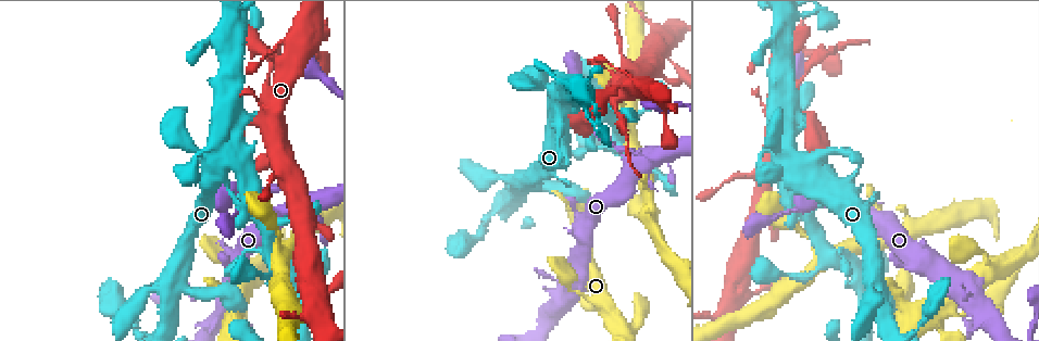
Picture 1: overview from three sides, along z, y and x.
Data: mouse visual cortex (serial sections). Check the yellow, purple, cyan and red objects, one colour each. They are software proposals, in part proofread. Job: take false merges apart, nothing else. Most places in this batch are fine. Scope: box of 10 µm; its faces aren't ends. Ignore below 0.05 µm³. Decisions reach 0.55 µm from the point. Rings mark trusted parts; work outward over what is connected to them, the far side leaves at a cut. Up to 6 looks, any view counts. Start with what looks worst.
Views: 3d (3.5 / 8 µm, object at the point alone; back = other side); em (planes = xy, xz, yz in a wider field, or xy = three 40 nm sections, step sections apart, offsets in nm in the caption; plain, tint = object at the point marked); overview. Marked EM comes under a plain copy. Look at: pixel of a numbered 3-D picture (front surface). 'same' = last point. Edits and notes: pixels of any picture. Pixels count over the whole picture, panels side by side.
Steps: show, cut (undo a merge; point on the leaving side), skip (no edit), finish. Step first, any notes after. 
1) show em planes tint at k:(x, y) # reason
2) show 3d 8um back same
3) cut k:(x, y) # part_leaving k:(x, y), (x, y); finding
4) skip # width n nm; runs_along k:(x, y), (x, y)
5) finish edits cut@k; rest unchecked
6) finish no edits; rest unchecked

show 3d 3.5um back at 1:(622, 154) # sudden change in width

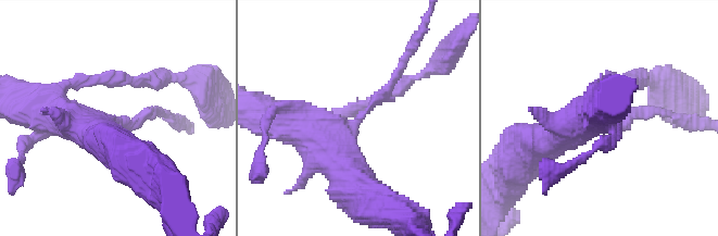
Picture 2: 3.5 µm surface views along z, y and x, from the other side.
show em xy step 3 tint at 2:(355, 122) # arm_widths 150, 500 nm

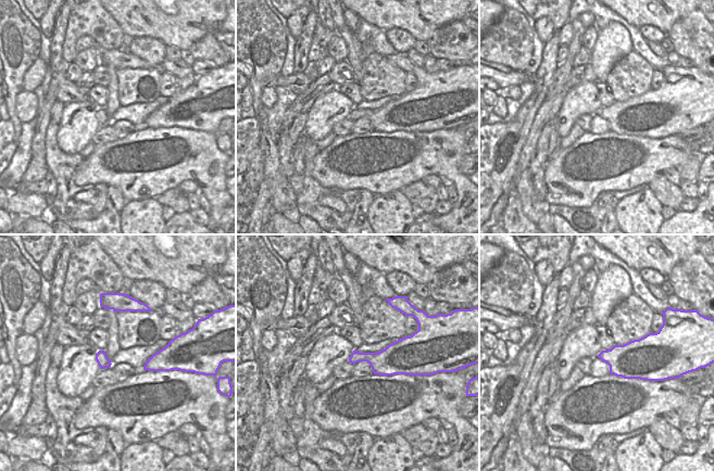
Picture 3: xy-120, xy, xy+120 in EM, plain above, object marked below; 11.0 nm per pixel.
skip # runs_along 2:(351, 176), (341, 135), (401, 67); all the same cell

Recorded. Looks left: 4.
show 3d 3.5um at 1:(261, 121) # four or more arms meet

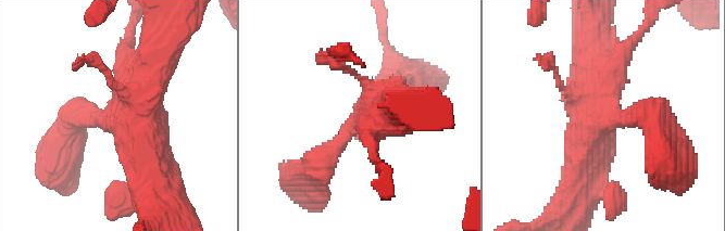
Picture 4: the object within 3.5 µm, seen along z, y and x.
show em xy step 2 tint at 4:(601, 119)

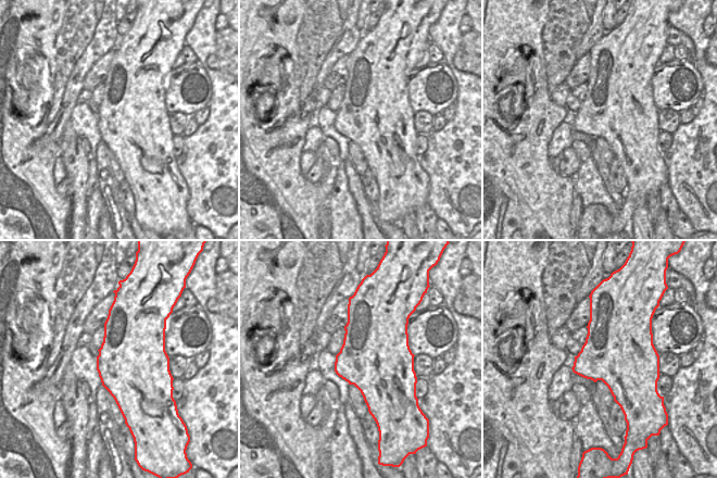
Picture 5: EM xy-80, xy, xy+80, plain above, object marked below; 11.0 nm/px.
skip # runs_along 4:(596, 58), (598, 94), (587, 167); all the same cell

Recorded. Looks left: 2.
show 3d 3.5um at 1:(619, 326)

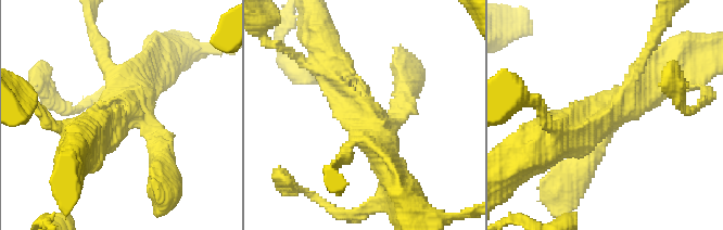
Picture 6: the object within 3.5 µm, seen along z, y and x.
show em planes tint at 6:(118, 115) # arms 4; arm_widths 200, 200, 400, 500 nm

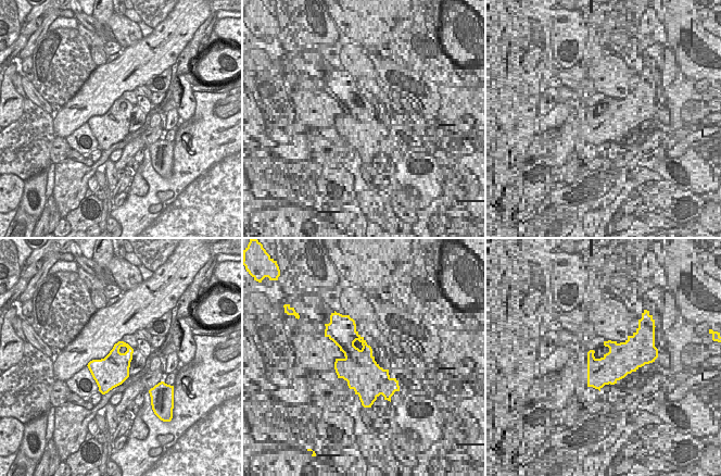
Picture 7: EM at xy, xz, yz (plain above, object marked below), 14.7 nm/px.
skip # continuous, no second cell

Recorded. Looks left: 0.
finish no edits; rest unchecked

